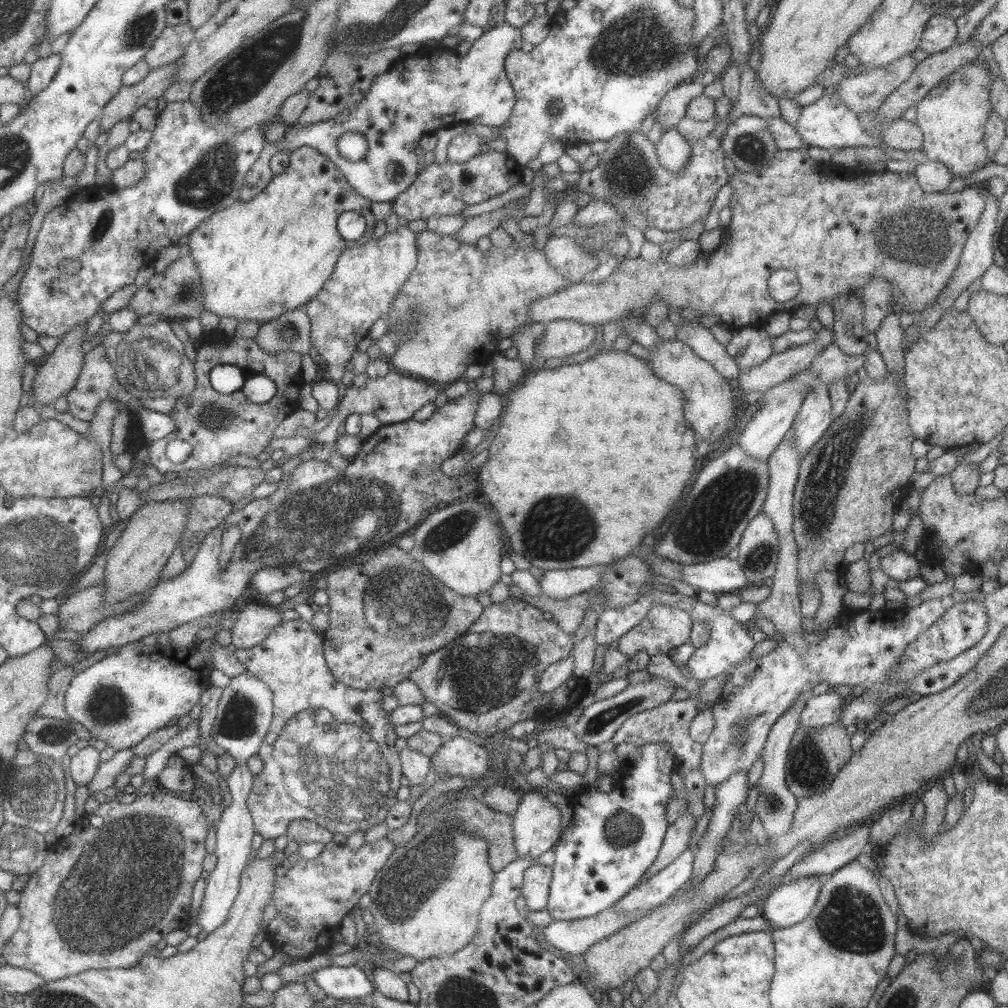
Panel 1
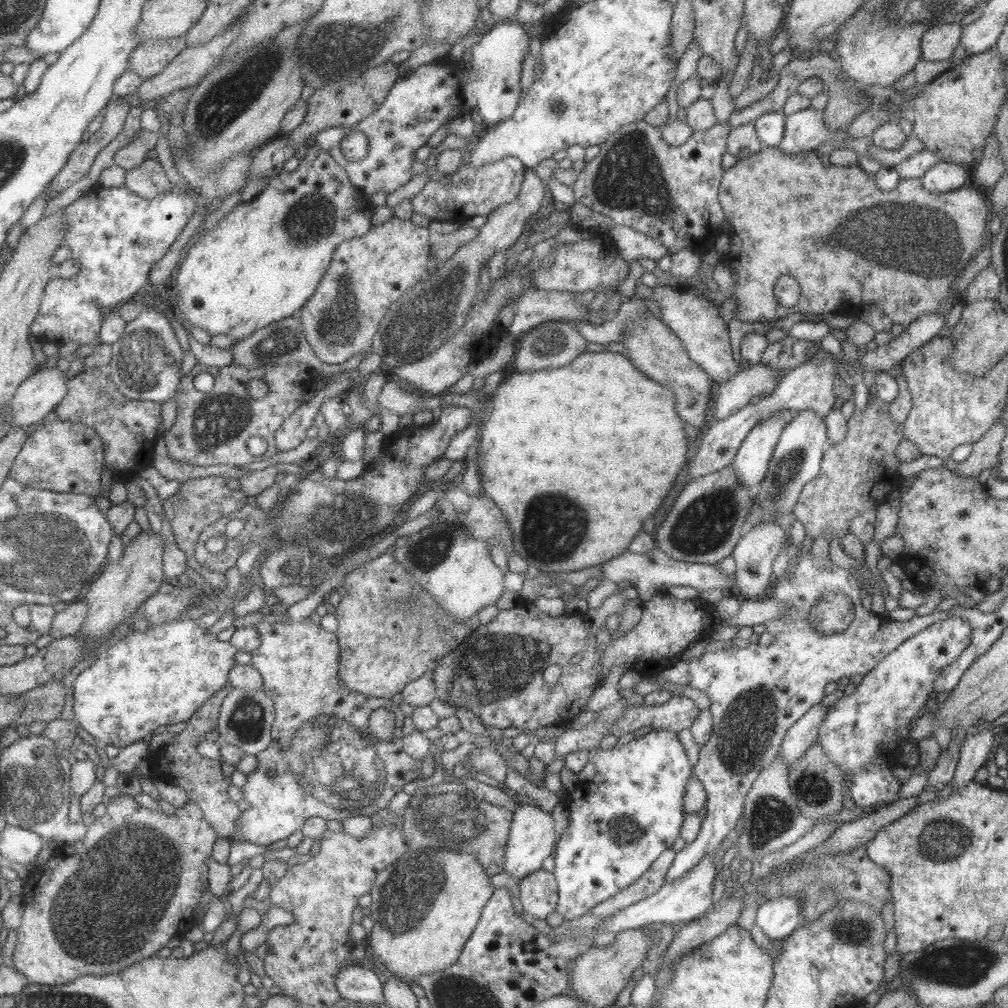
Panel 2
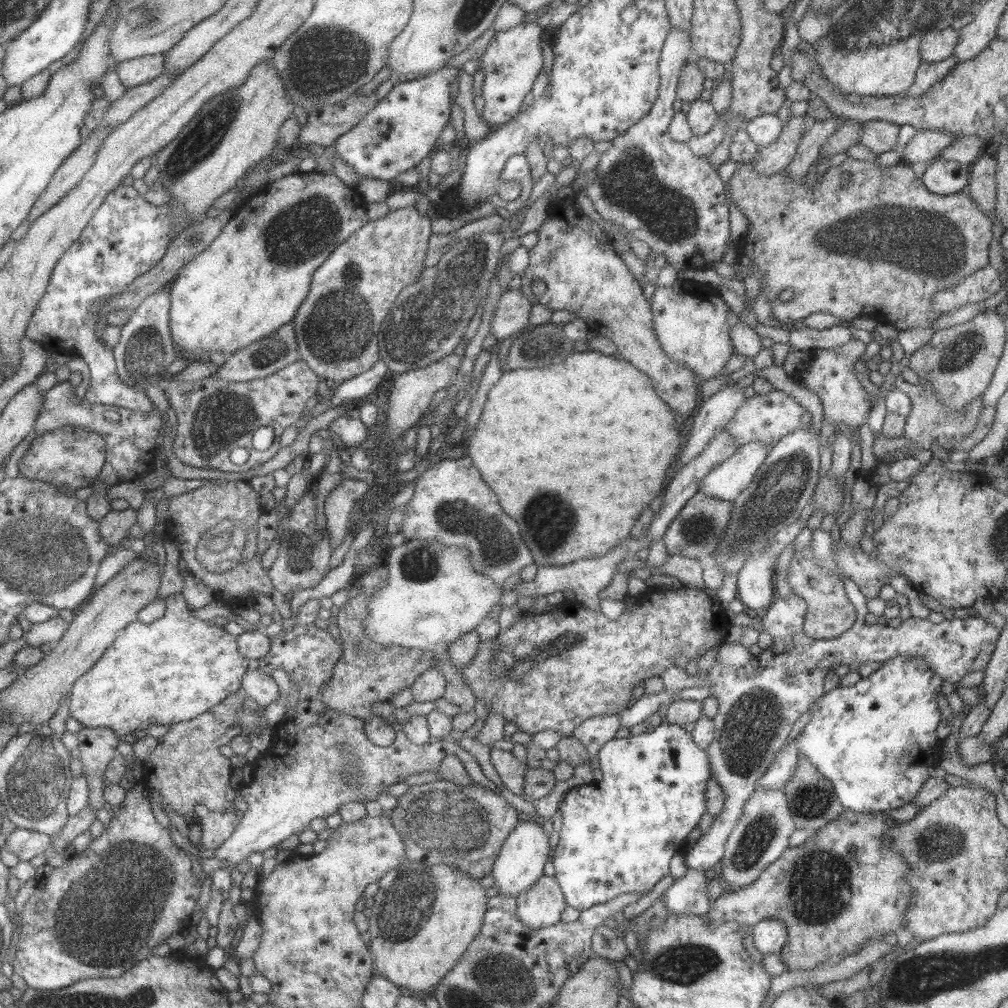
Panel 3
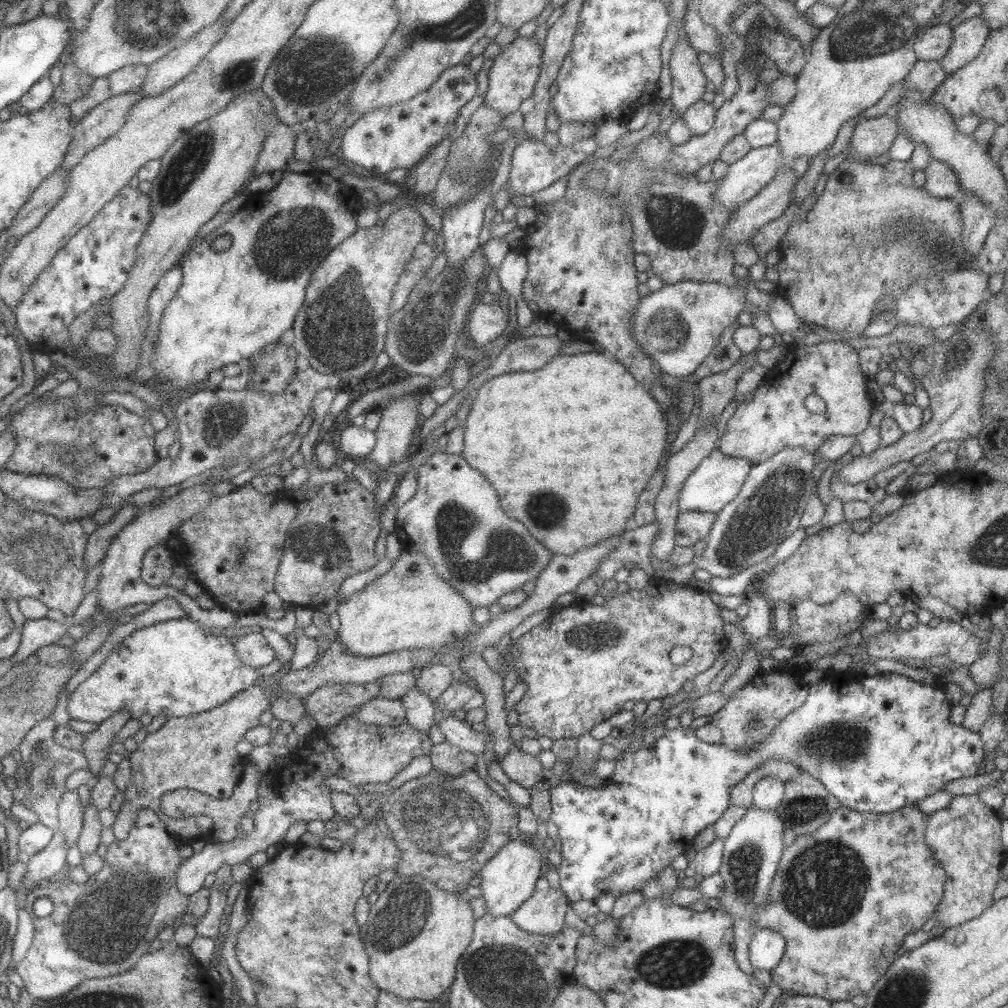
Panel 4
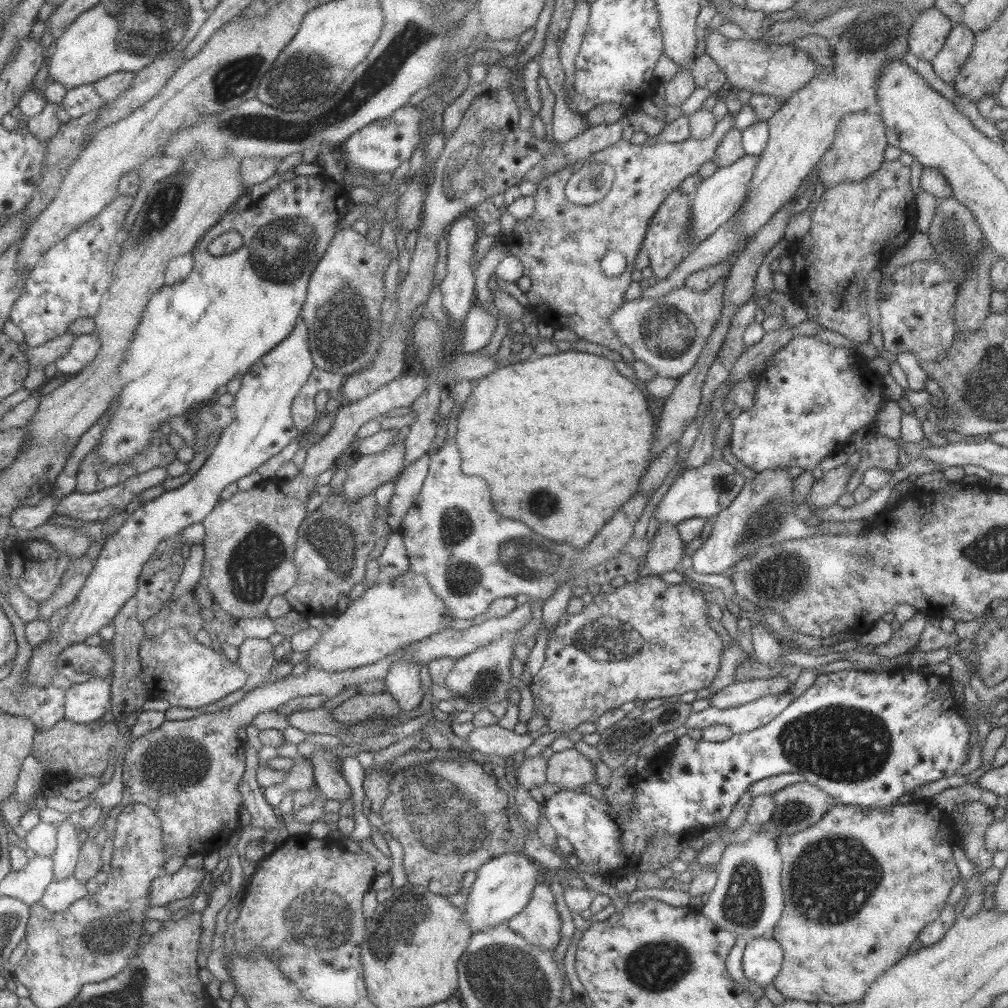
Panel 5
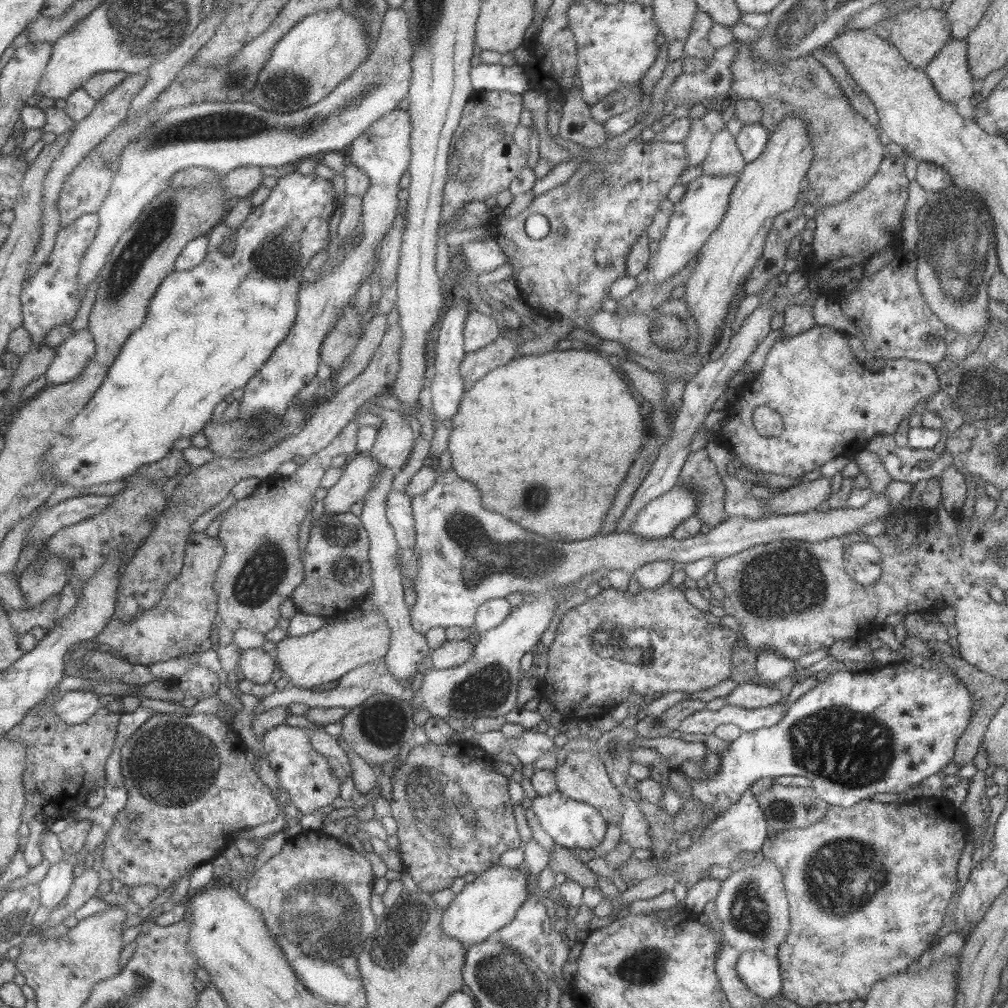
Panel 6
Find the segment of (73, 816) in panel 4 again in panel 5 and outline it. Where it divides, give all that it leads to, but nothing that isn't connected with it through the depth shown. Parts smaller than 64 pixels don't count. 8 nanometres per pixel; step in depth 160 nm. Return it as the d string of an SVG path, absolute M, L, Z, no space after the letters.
M67 816L56 827L56 847L52 854L53 880L63 880L73 874L80 849L75 817Z

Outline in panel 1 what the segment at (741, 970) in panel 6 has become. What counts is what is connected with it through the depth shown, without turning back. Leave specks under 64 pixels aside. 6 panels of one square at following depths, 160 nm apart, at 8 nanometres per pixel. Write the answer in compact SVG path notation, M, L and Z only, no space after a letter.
M814 876L786 880L768 892L767 898L759 904L759 914L770 926L795 926L809 916L816 904L819 890L819 882Z

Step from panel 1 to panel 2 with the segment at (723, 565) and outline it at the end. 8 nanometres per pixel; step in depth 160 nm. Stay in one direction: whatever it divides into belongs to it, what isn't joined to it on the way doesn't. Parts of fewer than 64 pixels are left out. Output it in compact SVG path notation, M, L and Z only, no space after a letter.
M658 547L652 550L651 554L635 554L626 550L607 562L601 563L601 577L609 582L621 582L627 580L632 586L635 586L638 592L638 597L642 602L651 598L656 592L664 588L674 586L691 586L697 592L704 590L719 590L724 594L728 594L731 587L734 586L734 576L728 577L723 573L723 570L717 568L715 564L688 563L669 558Z

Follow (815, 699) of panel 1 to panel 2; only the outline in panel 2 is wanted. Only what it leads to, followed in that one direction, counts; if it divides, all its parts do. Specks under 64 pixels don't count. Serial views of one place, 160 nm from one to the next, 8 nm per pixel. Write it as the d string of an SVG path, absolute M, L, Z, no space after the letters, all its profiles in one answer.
M820 701L807 709L785 731L780 744L780 755L787 768L816 739L821 723L824 721L827 707Z

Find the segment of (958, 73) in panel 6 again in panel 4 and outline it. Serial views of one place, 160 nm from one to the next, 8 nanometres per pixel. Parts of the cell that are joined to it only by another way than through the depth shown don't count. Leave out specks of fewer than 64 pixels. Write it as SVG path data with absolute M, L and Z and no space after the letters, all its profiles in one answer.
M981 16L968 18L952 30L952 42L947 54L939 60L942 69L951 74L976 58L985 43L990 28Z

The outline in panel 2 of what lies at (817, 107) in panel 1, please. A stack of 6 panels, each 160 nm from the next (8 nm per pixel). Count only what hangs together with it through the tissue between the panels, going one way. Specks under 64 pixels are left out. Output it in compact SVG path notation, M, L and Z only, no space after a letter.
M806 107L790 115L785 115L784 133L778 147L787 154L812 151L819 144L841 138L848 139L846 130L828 129L824 123L823 110Z

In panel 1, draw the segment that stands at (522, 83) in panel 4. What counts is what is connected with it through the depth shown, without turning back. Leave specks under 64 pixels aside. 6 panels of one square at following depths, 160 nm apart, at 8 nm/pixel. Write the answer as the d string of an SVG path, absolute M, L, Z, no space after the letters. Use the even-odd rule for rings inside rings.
M500 22L491 23L486 27L483 34L471 43L469 51L464 56L459 56L455 50L438 44L435 46L423 44L420 46L419 53L416 52L409 56L402 55L400 59L395 60L395 64L389 70L373 77L363 98L360 98L354 105L342 110L329 120L306 125L286 126L284 134L279 140L272 143L266 142L256 161L245 175L243 184L239 189L239 200L247 202L253 196L262 192L262 188L265 188L265 185L273 176L268 164L269 158L275 152L295 150L300 146L310 146L333 162L357 194L371 203L392 203L415 180L420 159L413 150L415 150L417 142L423 135L433 134L438 128L466 121L488 127L501 127L509 118L516 96L509 79L506 77L503 62L505 56L511 50L519 49L522 42L520 29L513 28L505 22ZM350 130L354 130L366 138L367 150L364 157L357 162L349 162L346 158L343 158L336 146L338 138Z

